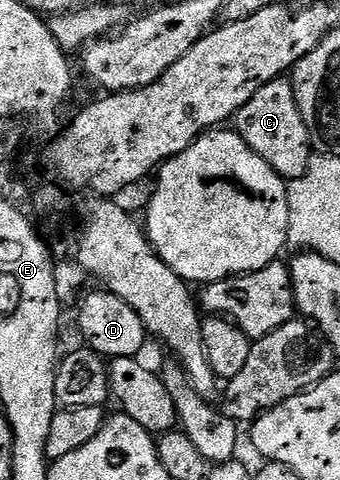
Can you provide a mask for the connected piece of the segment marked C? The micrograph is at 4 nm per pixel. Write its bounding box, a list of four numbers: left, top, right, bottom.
[235,78,315,182]

